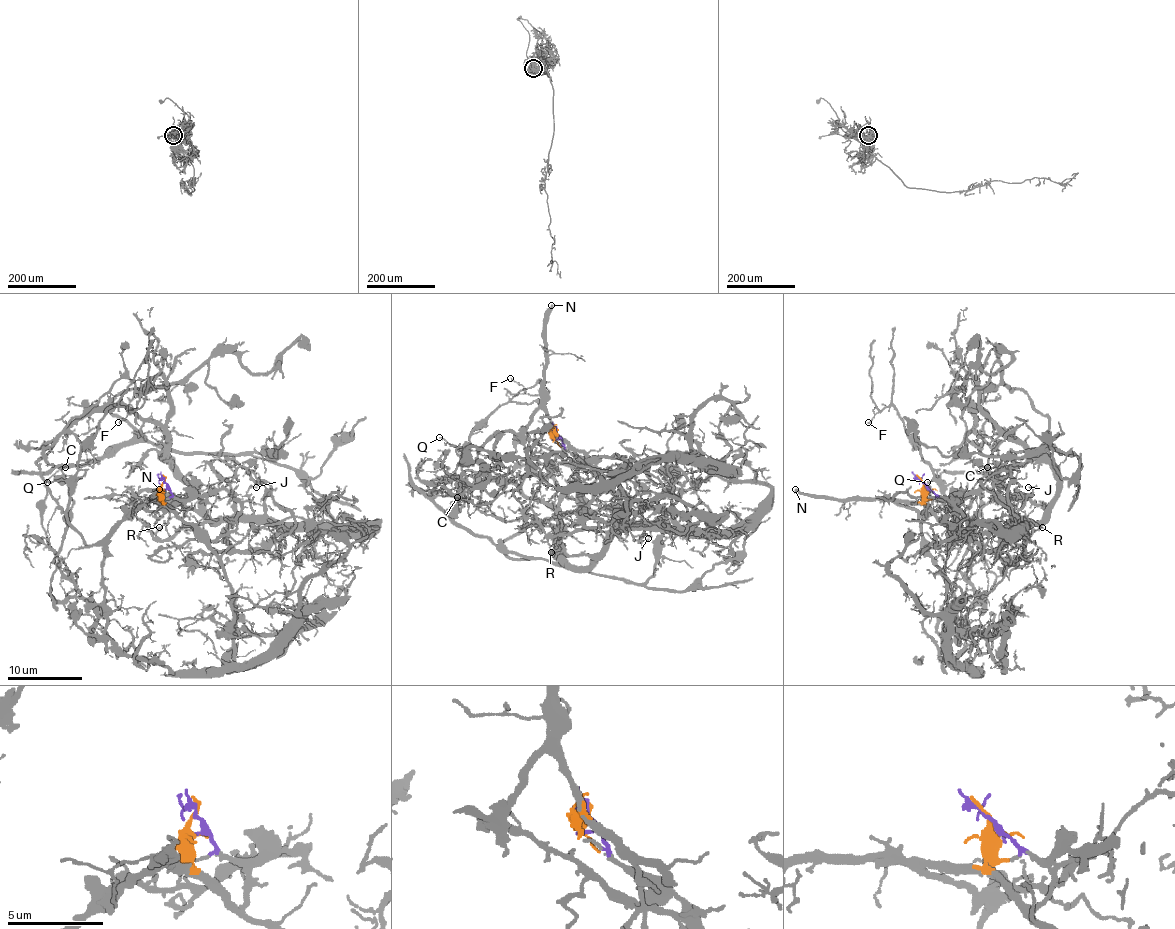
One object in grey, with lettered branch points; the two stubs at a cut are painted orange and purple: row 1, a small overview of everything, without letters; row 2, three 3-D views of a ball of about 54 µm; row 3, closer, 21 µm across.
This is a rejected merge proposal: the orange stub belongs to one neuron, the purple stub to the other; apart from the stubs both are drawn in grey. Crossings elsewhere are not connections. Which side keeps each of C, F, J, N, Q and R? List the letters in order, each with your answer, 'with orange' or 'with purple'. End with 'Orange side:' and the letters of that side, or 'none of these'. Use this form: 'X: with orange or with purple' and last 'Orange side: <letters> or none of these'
C: with orange
F: with orange
J: with purple
N: with orange
Q: with orange
R: with purple
Orange side: C, F, N, Q

